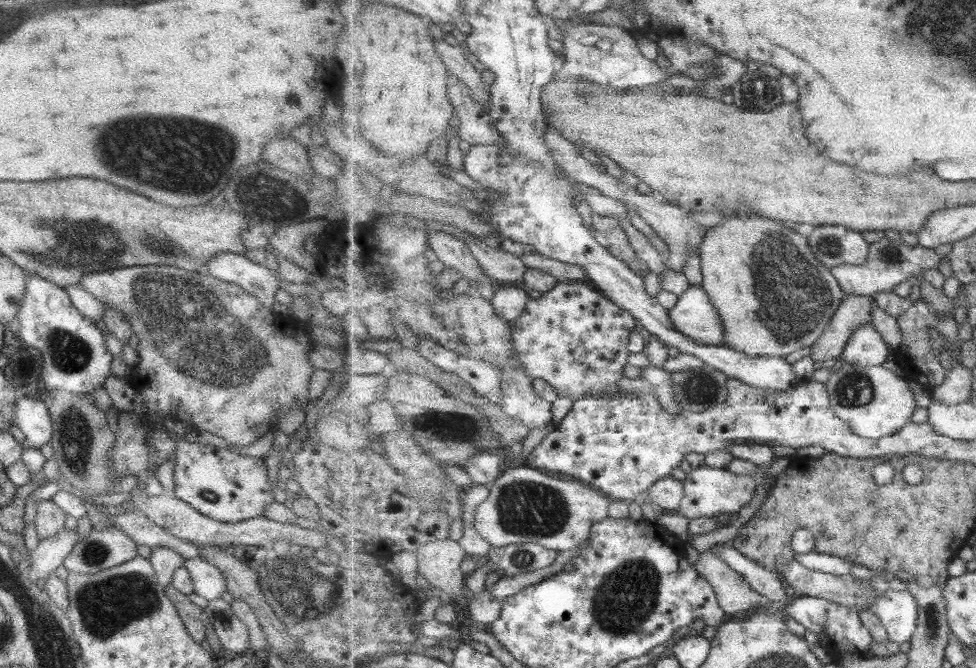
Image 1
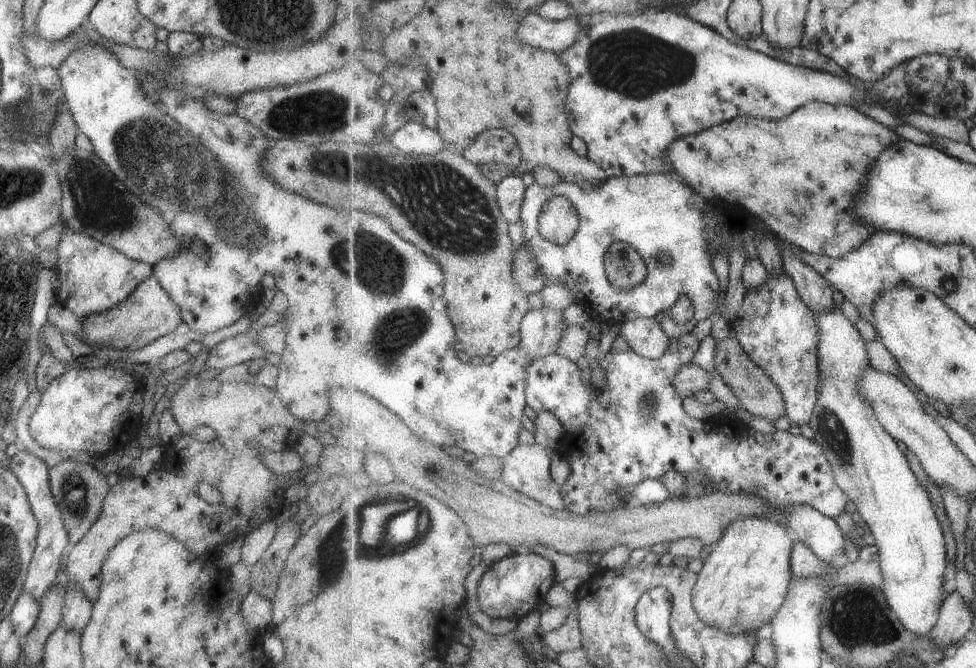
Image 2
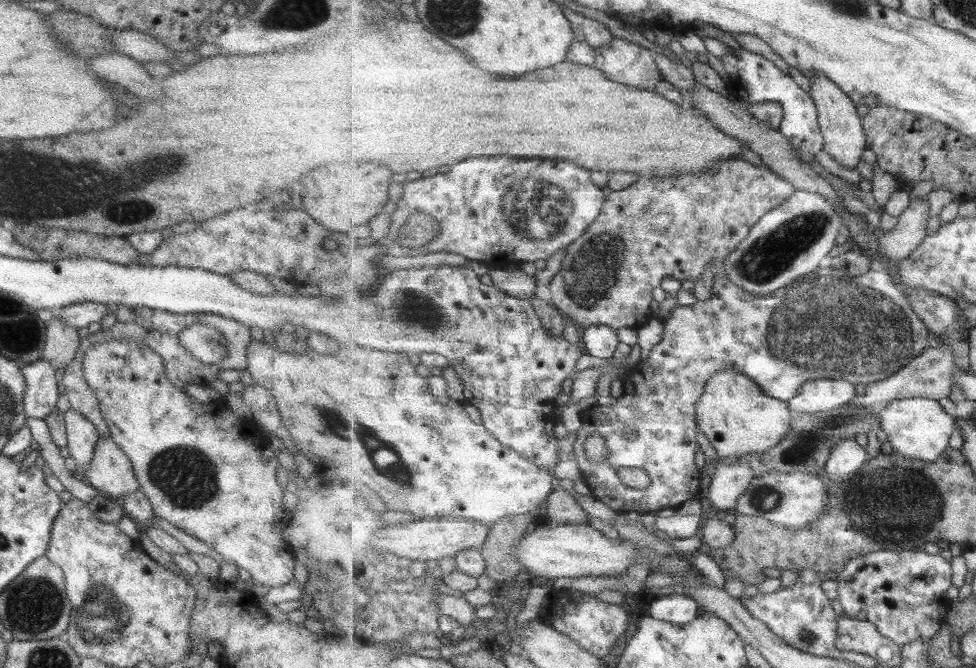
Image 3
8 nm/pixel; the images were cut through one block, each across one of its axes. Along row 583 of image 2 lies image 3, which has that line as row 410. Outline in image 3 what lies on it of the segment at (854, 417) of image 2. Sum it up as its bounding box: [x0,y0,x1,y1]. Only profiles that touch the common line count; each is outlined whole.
[880,398,957,463]

